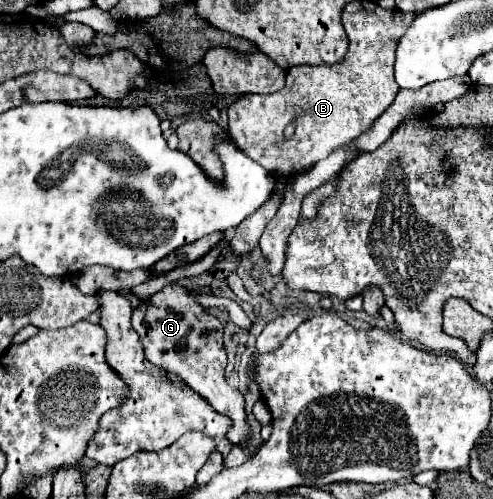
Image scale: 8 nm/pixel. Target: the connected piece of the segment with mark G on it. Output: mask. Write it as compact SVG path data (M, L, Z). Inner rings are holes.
M169 284L155 296L141 302L133 312L133 328L145 344L145 356L151 364L177 374L189 384L203 400L207 400L215 412L231 420L227 440L237 446L251 438L253 430L247 422L243 394L225 382L227 354L223 348L223 326L215 316L209 316L197 298L179 284Z

